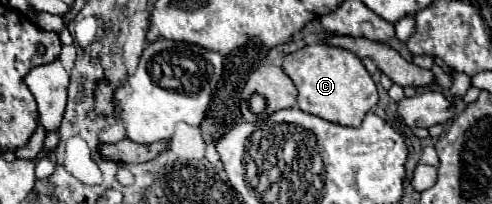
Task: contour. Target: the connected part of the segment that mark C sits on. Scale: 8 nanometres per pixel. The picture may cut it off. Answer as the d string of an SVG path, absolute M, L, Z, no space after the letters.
M327 43L305 45L303 49L287 55L281 69L291 77L299 91L297 107L329 123L337 123L341 127L359 127L365 113L377 105L377 87L361 59L349 49Z

